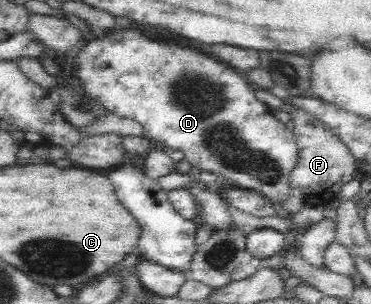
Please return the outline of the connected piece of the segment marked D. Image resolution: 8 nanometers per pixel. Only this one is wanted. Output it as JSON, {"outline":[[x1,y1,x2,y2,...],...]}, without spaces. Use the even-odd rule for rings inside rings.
{"outline":[[116,28,98,33,77,53,77,78,85,91,105,109,130,117,143,129,143,136,183,151,187,163,203,171,223,175,228,186,256,191,273,203,283,202,289,194,289,175,297,163,297,144,288,125,273,116,273,110,257,101,246,79,223,67,214,59,173,43,157,43,139,31]]}

